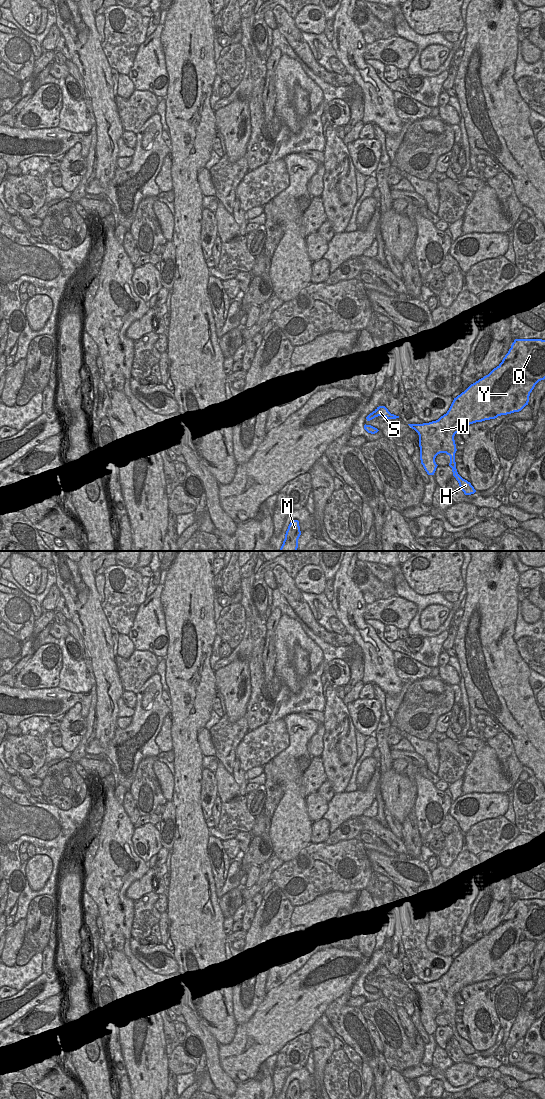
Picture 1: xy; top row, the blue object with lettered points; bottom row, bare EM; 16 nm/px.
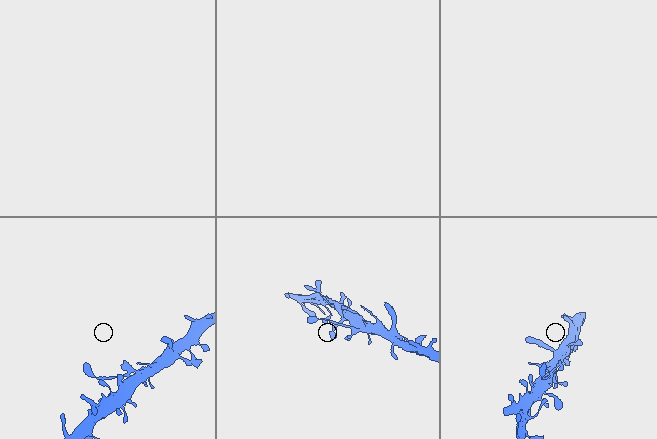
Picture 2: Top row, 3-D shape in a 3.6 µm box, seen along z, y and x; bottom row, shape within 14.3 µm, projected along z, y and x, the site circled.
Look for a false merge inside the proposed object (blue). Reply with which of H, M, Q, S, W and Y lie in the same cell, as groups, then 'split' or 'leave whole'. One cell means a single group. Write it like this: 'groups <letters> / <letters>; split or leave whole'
groups H M Q S W Y; leave whole

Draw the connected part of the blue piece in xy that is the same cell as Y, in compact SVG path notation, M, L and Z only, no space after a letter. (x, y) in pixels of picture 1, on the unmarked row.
M515 899L502 922L488 935L471 944L464 952L454 958L449 970L438 980L423 984L408 984L419 995L420 1020L428 1035L434 1035L437 1024L435 1018L440 1013L450 1016L449 1026L453 1036L465 1055L476 1052L470 1042L457 1032L455 1013L457 1011L454 996L463 987L485 980L495 979L521 971L529 962L529 956L535 945L545 939L545 900Z

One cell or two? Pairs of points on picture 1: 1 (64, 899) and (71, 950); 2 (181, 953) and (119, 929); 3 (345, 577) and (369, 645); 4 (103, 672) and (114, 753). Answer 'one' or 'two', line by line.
1: one
2: two
3: one
4: two

